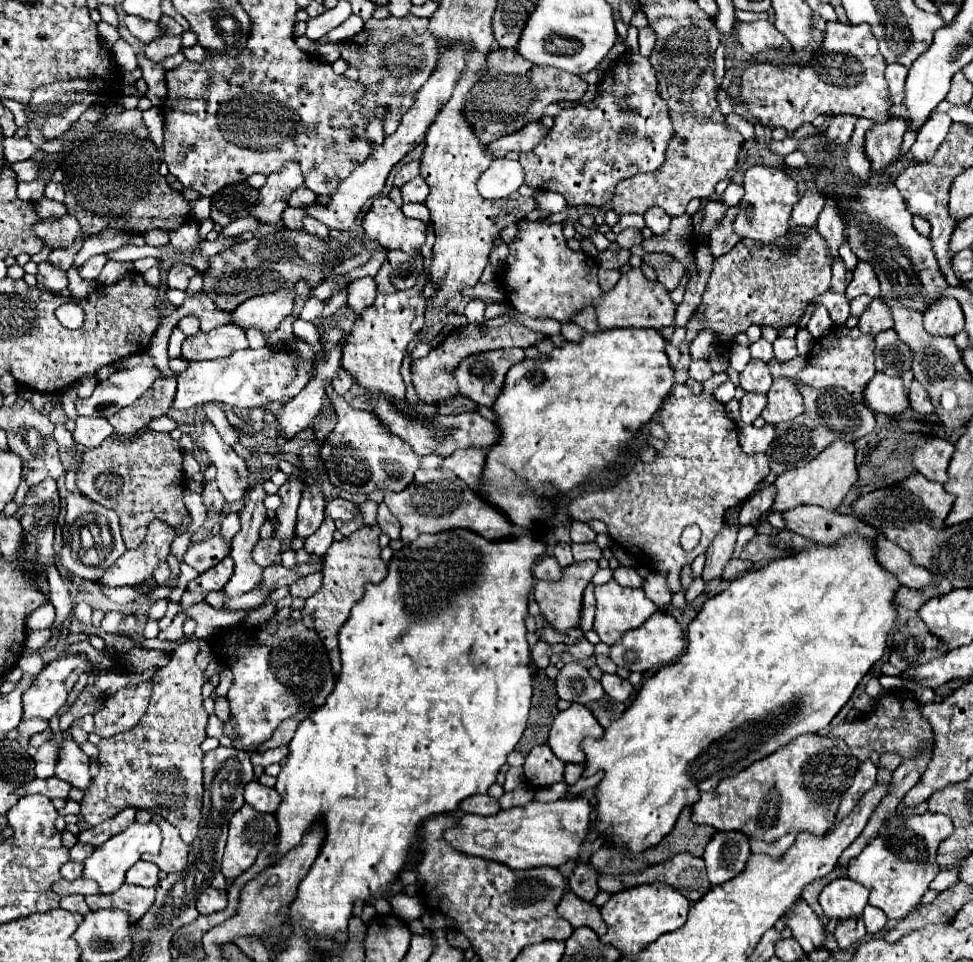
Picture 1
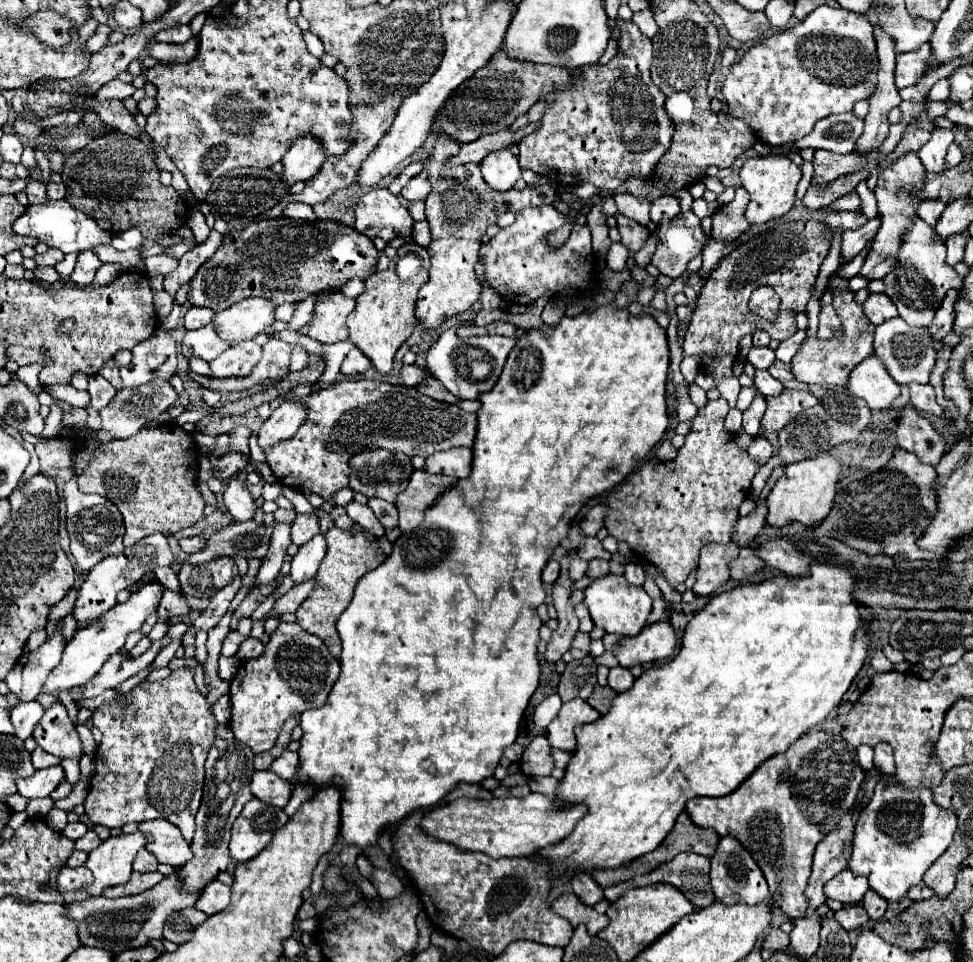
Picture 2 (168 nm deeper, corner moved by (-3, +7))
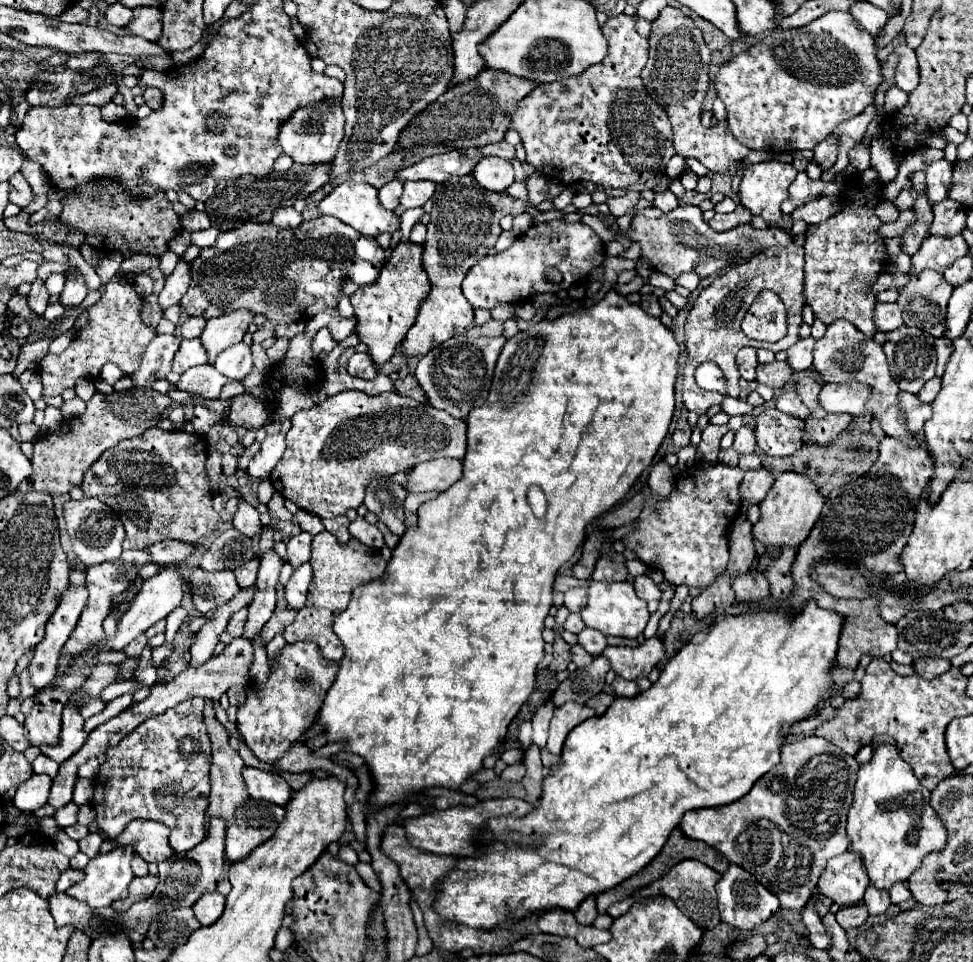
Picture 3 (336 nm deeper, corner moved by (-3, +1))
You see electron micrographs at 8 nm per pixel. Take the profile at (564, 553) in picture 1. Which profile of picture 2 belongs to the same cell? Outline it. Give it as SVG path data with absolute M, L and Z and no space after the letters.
M571 552L571 554L573 554L573 560L571 560L571 568L569 568L569 578L573 582L577 582L577 580L581 580L587 574L587 562L581 560L575 552Z

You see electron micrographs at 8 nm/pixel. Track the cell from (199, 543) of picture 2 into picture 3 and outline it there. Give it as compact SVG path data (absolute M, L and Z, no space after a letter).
M163 540L159 544L153 544L149 550L153 556L153 564L165 566L165 564L187 560L193 552L193 544L181 540Z

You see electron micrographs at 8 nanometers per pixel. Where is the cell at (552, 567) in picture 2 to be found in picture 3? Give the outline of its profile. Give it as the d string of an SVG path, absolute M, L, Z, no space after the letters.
M557 574L555 582L553 582L553 590L555 590L555 592L567 592L567 588L573 588L573 584L583 584L583 582L577 580L577 578L573 578L573 576Z

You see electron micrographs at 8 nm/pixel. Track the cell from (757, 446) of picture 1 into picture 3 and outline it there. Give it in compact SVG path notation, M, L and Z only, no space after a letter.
M759 466L755 470L745 472L743 484L741 484L741 500L743 500L743 506L759 504L767 496L767 492L771 490L773 482L775 482L775 476L765 466Z

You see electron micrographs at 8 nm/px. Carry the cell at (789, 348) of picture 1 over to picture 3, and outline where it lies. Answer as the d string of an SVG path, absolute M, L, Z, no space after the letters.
M813 336L809 338L801 338L795 346L791 346L787 350L787 364L791 366L793 372L803 372L803 370L809 370L811 368L811 362L813 362Z

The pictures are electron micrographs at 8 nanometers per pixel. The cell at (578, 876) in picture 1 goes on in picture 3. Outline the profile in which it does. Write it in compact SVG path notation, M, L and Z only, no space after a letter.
M587 896L575 910L575 918L581 922L581 924L593 924L597 916L597 908L595 908L595 896Z

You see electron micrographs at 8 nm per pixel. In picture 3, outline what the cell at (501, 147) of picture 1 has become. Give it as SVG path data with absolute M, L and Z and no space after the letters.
M463 148L463 150L451 150L439 156L425 158L409 168L403 168L397 172L397 178L401 180L431 180L431 182L445 182L451 176L465 176L471 174L481 160L479 148Z

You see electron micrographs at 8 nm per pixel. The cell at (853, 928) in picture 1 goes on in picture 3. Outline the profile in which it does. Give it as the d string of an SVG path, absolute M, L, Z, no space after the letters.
M857 904L857 906L849 906L849 908L839 908L835 916L837 916L837 922L845 930L851 930L851 928L863 926L869 914L867 914L867 908L863 904Z

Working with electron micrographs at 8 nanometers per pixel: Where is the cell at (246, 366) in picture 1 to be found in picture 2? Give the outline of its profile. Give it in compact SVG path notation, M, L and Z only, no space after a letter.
M245 340L227 348L209 366L213 370L213 378L247 376L259 362L259 358L261 358L261 346L255 344L253 340Z

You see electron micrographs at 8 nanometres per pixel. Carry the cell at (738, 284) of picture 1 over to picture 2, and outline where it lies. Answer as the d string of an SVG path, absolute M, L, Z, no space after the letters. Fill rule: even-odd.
M815 220L783 222L775 230L737 246L709 274L683 338L683 354L699 356L699 372L709 374L713 380L723 380L731 376L731 366L739 352L737 344L743 336L755 334L757 330L765 330L773 340L779 342L793 336L799 330L795 324L795 314L803 312L811 300L819 266L827 256L827 246L829 240L825 238L825 224ZM759 286L771 286L781 298L781 310L773 324L763 322L749 312L749 296Z

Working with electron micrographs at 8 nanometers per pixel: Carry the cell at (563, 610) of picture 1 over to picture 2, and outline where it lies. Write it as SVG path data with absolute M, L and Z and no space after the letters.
M591 560L589 562L589 572L587 572L589 578L603 578L607 574L611 574L607 560Z

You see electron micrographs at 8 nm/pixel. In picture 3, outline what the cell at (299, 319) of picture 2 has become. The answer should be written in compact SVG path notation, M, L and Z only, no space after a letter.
M345 390L345 392L339 392L335 396L329 396L325 402L309 408L309 410L299 410L293 418L291 418L293 426L287 434L287 450L283 454L283 458L277 462L277 466L273 468L271 472L271 482L275 486L275 490L295 502L301 510L307 510L319 518L331 518L331 516L337 516L337 514L345 514L349 508L357 508L363 504L363 496L365 496L365 486L367 482L373 478L373 474L381 474L381 476L391 476L391 474L397 474L401 470L411 470L415 468L415 464L421 464L421 462L427 462L427 460L433 460L433 458L443 458L443 456L451 456L451 458L463 458L465 452L467 452L467 424L465 420L459 420L459 418L453 418L449 416L447 412L443 410L437 410L433 406L427 406L427 404L421 404L417 406L417 400L413 398L407 398L407 396L401 396L397 392L385 392L385 394L379 394L379 396L369 396L365 392L359 392L359 390Z

